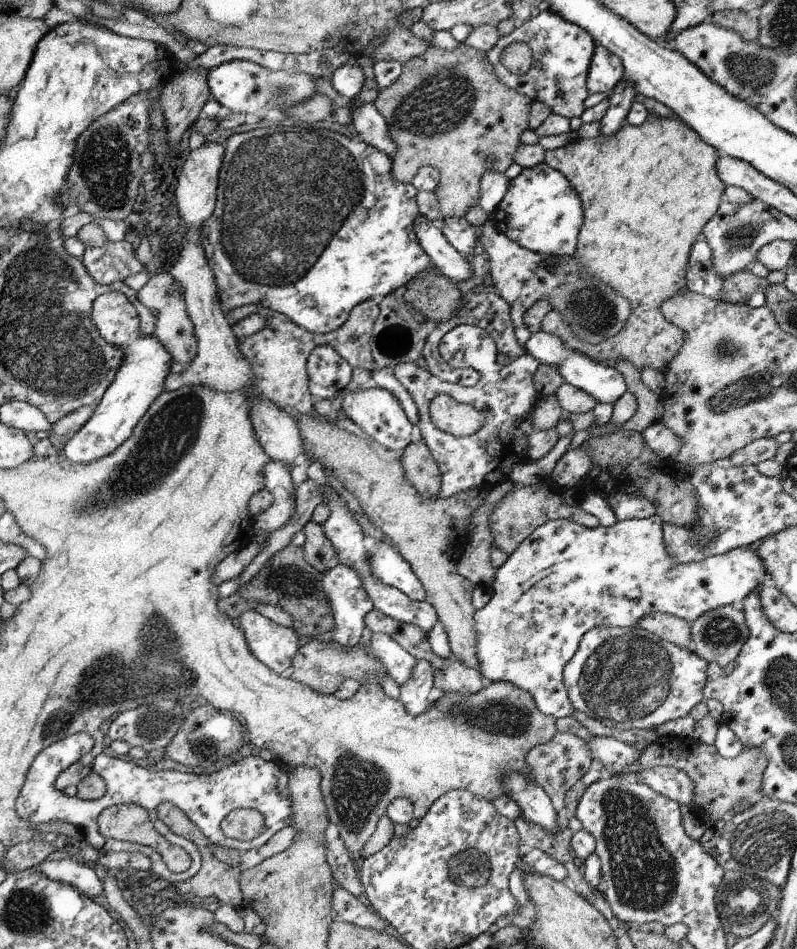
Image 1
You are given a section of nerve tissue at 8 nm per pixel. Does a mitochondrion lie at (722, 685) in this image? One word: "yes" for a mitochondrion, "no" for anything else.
no

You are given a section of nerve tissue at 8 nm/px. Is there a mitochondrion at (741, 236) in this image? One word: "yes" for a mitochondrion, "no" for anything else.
yes

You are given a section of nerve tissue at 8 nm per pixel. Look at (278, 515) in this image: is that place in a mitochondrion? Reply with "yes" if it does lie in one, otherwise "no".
no

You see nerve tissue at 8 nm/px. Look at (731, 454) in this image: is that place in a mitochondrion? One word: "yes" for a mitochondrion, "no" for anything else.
no

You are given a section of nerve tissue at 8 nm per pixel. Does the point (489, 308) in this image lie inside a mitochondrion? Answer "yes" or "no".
no

